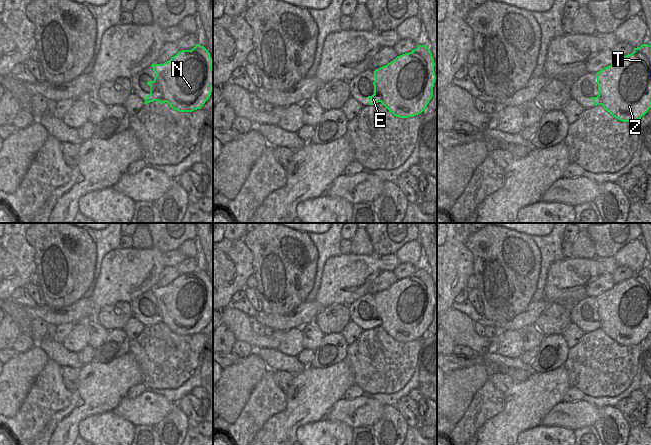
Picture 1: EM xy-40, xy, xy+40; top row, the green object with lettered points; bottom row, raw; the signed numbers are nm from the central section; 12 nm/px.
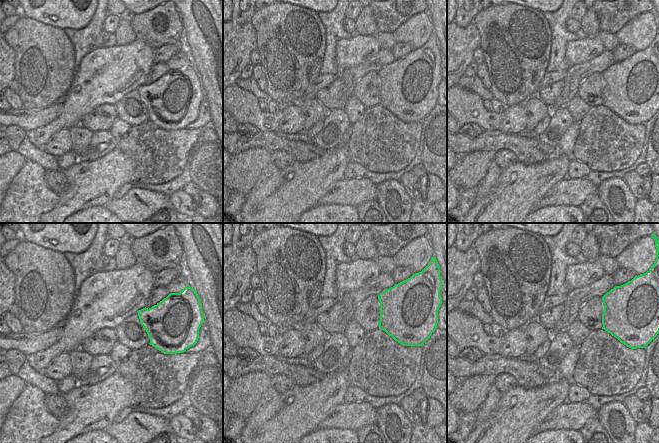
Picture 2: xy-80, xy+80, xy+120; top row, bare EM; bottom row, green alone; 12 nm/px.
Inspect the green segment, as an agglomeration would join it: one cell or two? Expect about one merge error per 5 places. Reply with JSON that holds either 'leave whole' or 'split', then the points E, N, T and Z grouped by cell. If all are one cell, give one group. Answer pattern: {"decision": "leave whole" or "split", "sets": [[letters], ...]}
{"decision": "leave whole", "sets": [["E", "N", "T", "Z"]]}

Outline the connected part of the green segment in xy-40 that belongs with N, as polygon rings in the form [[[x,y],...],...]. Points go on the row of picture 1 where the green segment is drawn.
[[[199,44],[191,50],[179,51],[169,61],[163,64],[152,64],[156,74],[153,81],[148,81],[150,94],[145,96],[144,104],[158,101],[167,102],[170,107],[179,112],[192,112],[205,104],[212,93],[213,87],[213,60],[208,50]]]

